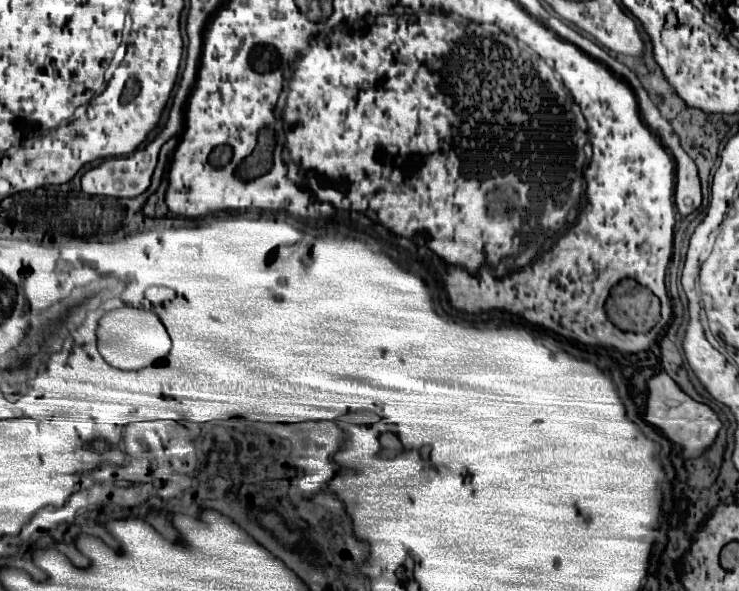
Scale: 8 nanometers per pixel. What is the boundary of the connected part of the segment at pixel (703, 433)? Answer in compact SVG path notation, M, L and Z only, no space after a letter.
M658 373L648 381L648 409L646 409L646 421L654 427L658 427L672 443L676 443L682 449L684 459L700 457L706 449L712 447L716 441L722 421L718 419L718 413L710 409L706 403L694 401L690 395L686 395L674 379L670 379L668 373Z

